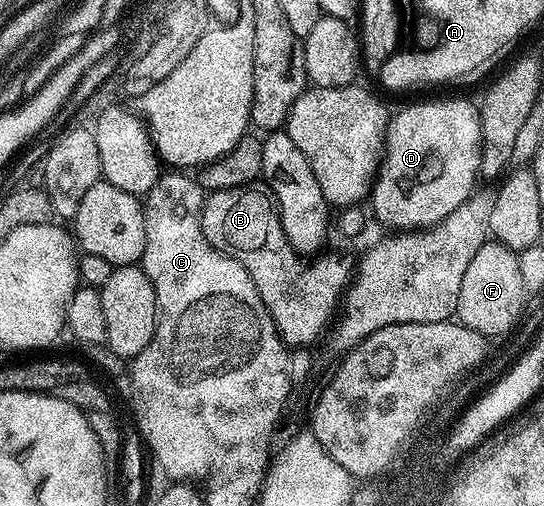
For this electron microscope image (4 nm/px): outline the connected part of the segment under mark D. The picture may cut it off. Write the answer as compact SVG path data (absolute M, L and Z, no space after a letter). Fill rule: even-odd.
M431 100L428 104L411 104L408 108L401 109L396 116L394 113L393 119L387 126L383 159L369 197L369 205L371 204L372 208L370 208L370 211L373 216L373 211L375 211L376 218L387 227L387 230L422 230L431 228L434 224L440 224L446 216L453 214L453 210L457 210L457 206L461 206L461 202L468 200L471 197L471 193L476 191L477 184L475 184L475 179L480 179L481 176L479 159L481 158L482 149L479 109L474 103L471 105L467 100Z

